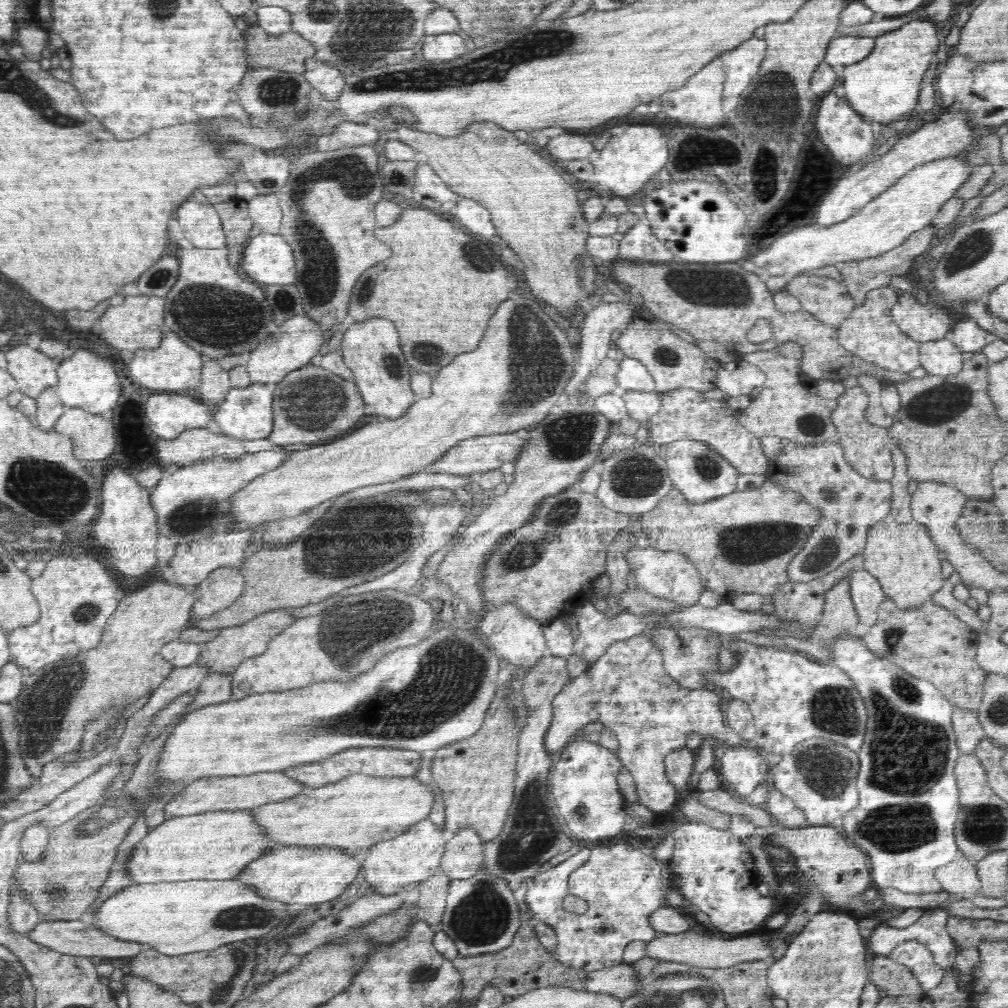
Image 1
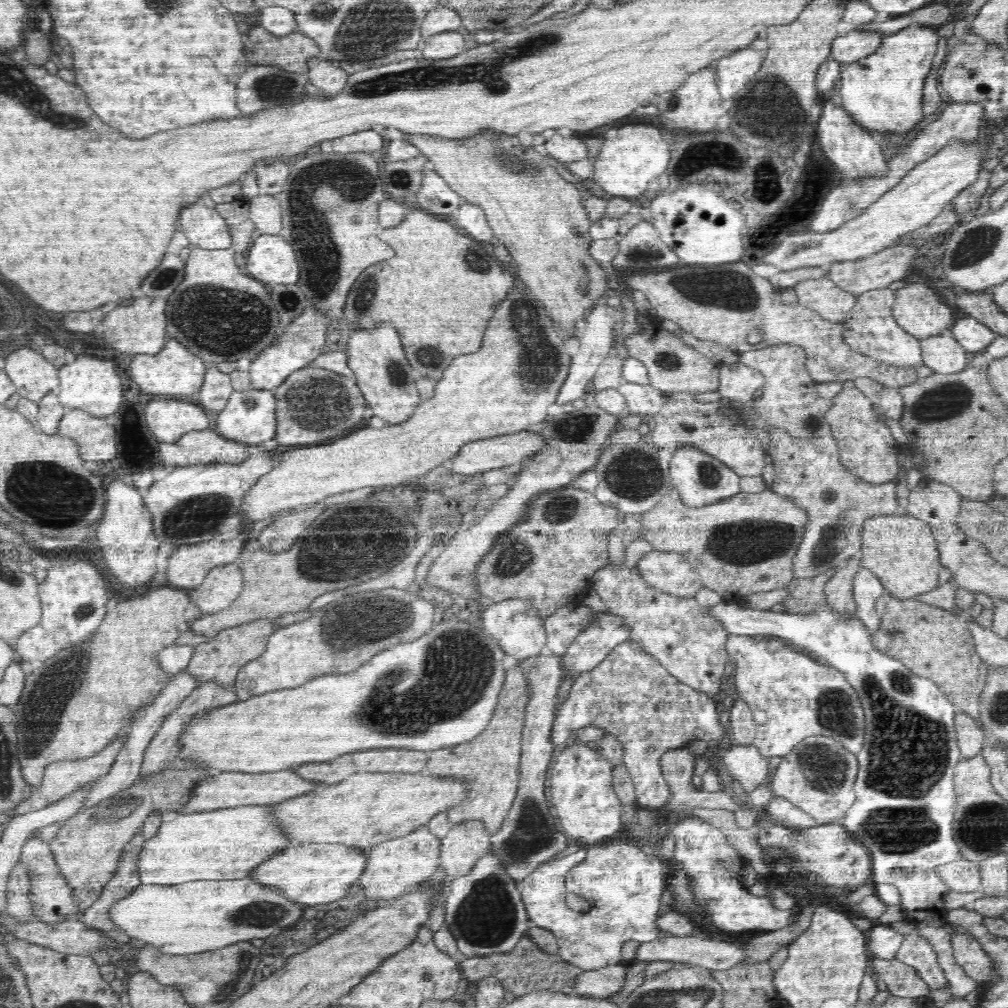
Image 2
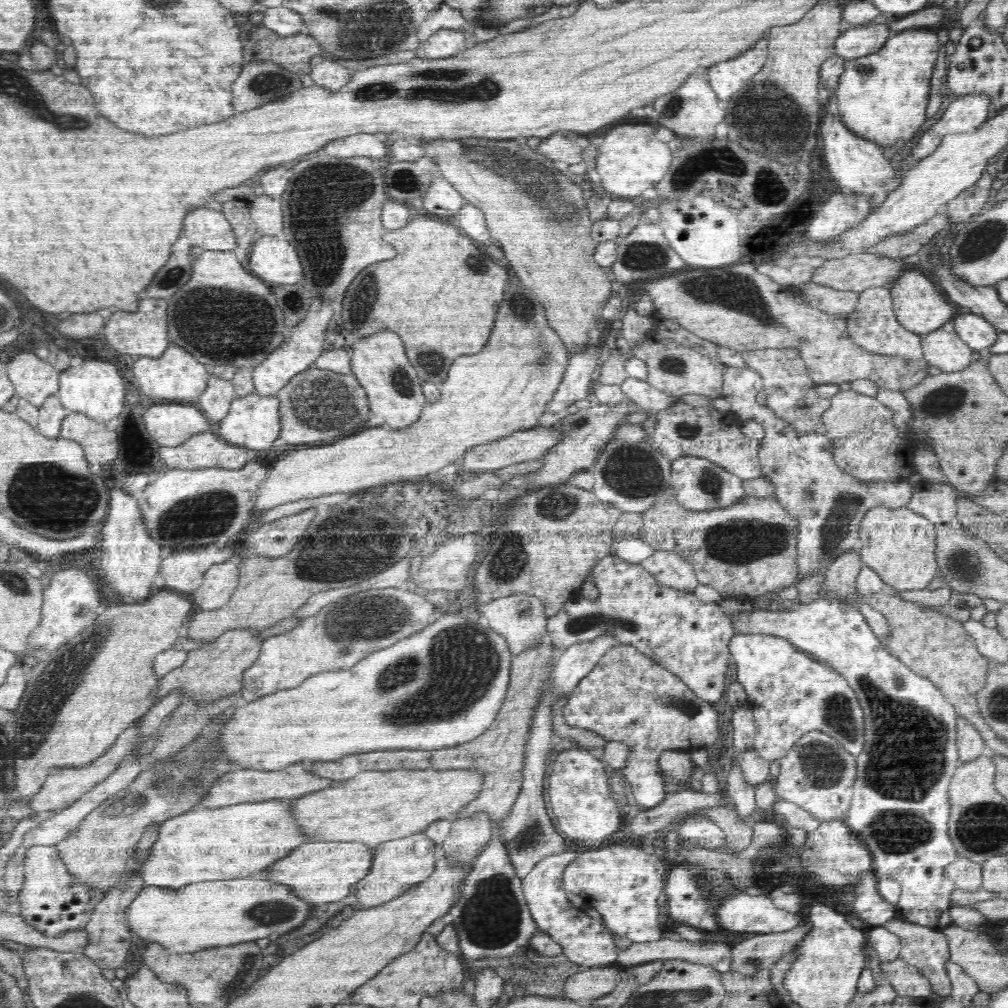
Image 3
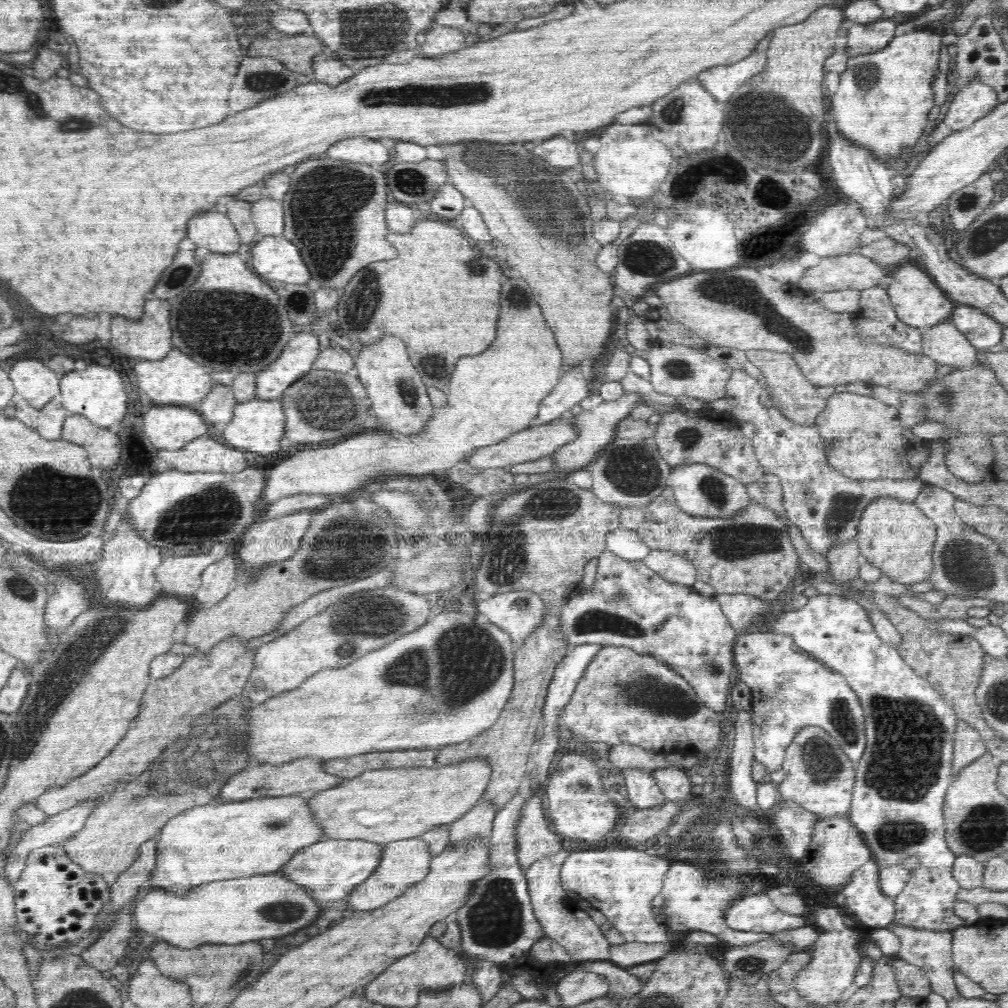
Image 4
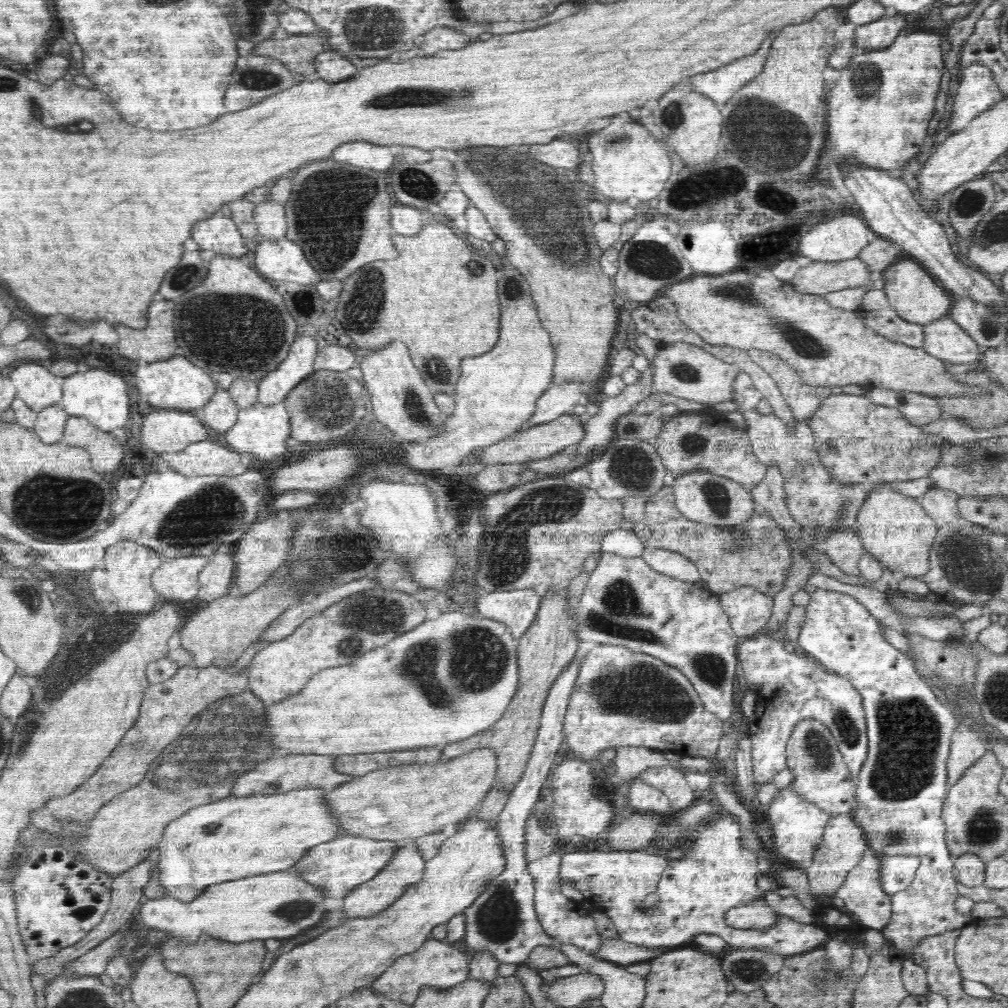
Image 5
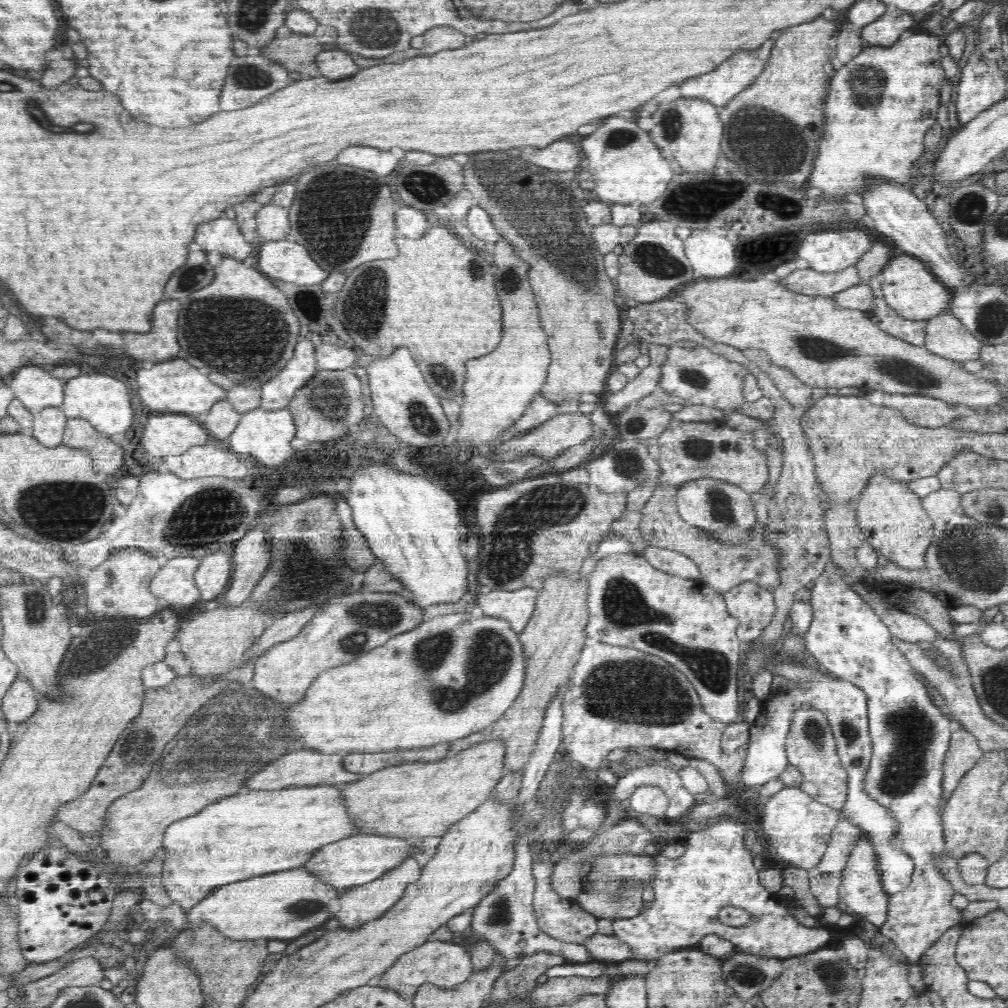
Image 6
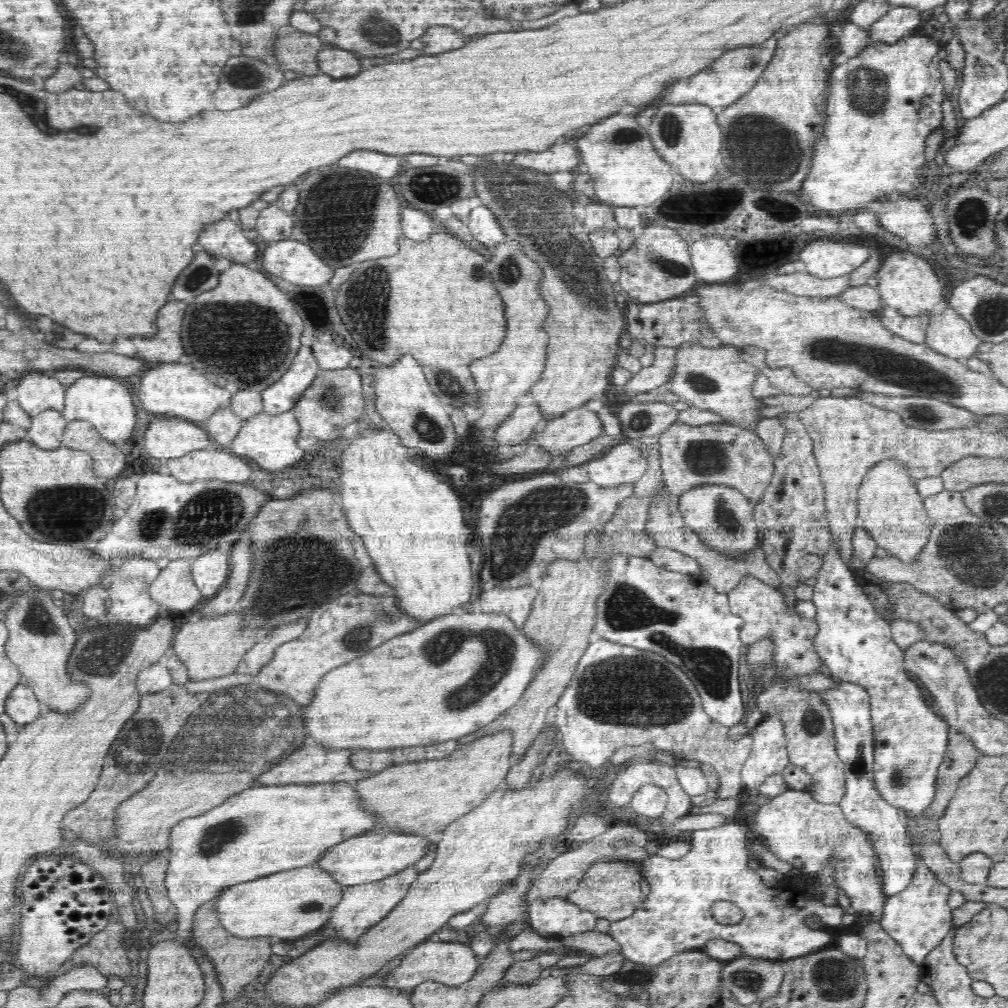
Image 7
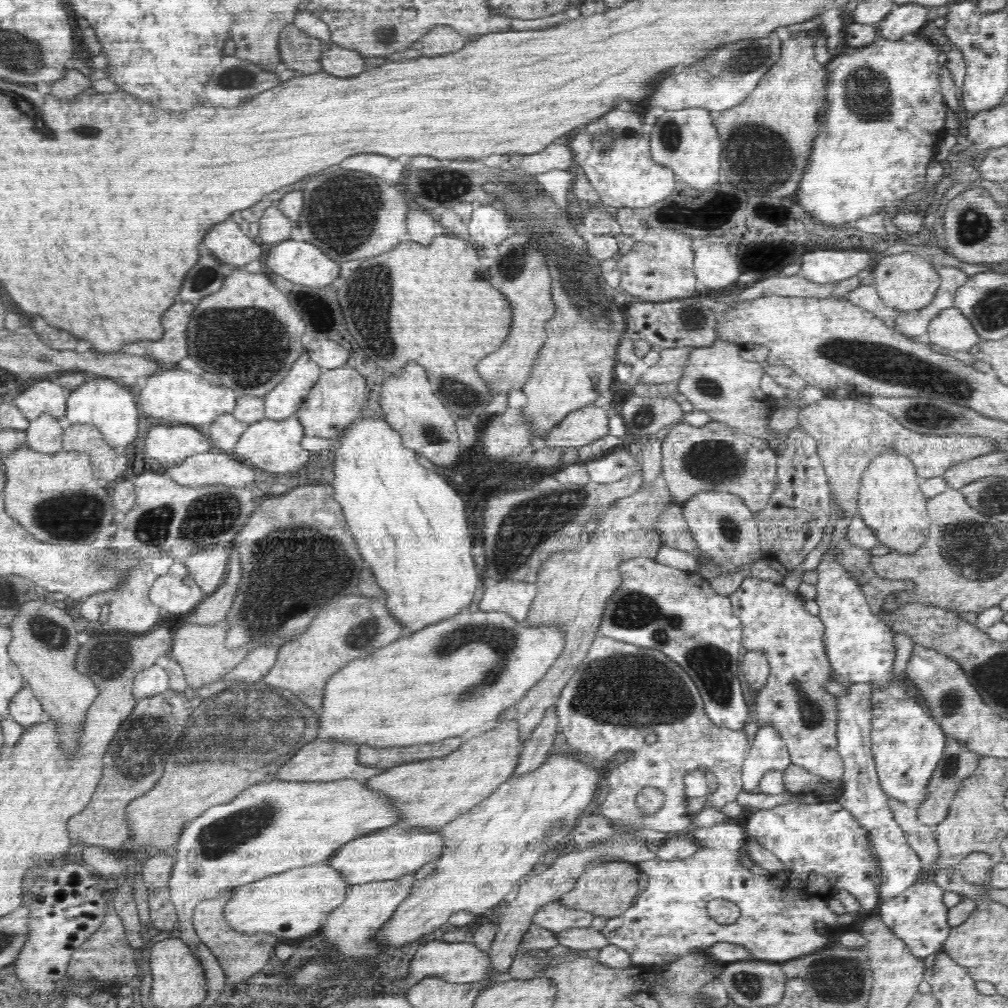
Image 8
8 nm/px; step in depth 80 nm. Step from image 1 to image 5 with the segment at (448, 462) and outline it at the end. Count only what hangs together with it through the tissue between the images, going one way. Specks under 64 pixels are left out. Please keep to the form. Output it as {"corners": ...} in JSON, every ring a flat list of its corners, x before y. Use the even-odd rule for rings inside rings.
{"corners":[[579,410,572,414,563,414,550,422,526,427,523,430,514,432,504,440,481,449,478,460,486,466,494,464,514,464,529,462,536,459,543,459,553,454,559,453,567,446,575,445,584,438,584,418]]}

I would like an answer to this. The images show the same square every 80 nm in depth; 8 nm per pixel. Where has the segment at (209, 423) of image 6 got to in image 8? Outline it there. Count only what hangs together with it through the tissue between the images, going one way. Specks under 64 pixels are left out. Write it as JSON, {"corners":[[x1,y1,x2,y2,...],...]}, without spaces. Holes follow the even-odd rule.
{"corners":[[226,413,217,416,217,419,214,419,204,430,213,449,232,454,234,445,248,425,248,423,236,420,232,413]]}

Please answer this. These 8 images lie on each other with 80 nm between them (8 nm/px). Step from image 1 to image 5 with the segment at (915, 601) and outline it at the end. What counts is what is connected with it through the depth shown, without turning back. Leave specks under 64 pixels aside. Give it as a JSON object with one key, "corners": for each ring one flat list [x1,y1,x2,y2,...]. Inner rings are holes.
{"corners":[[878,483,872,488,858,512,855,532,863,550,901,578,918,578,930,570,929,555,937,536,935,522,916,498,899,492,894,485]]}

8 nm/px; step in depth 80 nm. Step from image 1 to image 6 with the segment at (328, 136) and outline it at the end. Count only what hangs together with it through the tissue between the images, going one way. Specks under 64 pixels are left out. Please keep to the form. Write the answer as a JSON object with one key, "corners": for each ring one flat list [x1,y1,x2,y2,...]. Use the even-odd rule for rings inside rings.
{"corners":[[350,146,338,156,338,164,366,168,380,176,386,176,392,170,396,170,398,164,403,164,403,157,400,150,384,152,384,150,376,150,376,148,368,148,368,146]]}

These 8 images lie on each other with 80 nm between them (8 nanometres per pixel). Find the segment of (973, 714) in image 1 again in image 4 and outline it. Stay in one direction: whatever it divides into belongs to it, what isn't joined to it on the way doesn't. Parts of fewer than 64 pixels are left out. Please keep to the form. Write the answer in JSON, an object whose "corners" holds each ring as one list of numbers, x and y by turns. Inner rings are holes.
{"corners":[[959,720,954,732,954,760,952,776,988,752,980,733,966,721]]}

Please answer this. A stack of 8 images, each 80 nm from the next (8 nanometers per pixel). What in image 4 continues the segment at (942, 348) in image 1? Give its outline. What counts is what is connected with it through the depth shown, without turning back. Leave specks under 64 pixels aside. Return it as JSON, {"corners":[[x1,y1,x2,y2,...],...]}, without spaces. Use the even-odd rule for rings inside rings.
{"corners":[[950,320,924,330,923,353,937,364,958,369,972,367,978,356,977,348,970,344]]}

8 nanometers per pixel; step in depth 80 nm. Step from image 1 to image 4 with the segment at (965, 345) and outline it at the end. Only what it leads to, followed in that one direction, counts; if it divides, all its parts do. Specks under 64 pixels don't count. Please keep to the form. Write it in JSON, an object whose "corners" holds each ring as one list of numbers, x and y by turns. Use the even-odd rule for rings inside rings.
{"corners":[[955,304,949,320,980,352,997,349,1001,344,1004,327,973,306]]}

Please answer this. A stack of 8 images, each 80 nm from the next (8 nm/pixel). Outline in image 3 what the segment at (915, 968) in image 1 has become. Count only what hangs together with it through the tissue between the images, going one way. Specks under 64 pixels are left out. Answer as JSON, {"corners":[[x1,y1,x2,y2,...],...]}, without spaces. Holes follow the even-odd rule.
{"corners":[[894,918,883,924,892,934,900,937,901,947,899,958,915,966,931,984,931,992,942,998,948,998,951,993,951,980,945,969,945,962,951,958,947,936,927,926,912,924,902,919]]}

